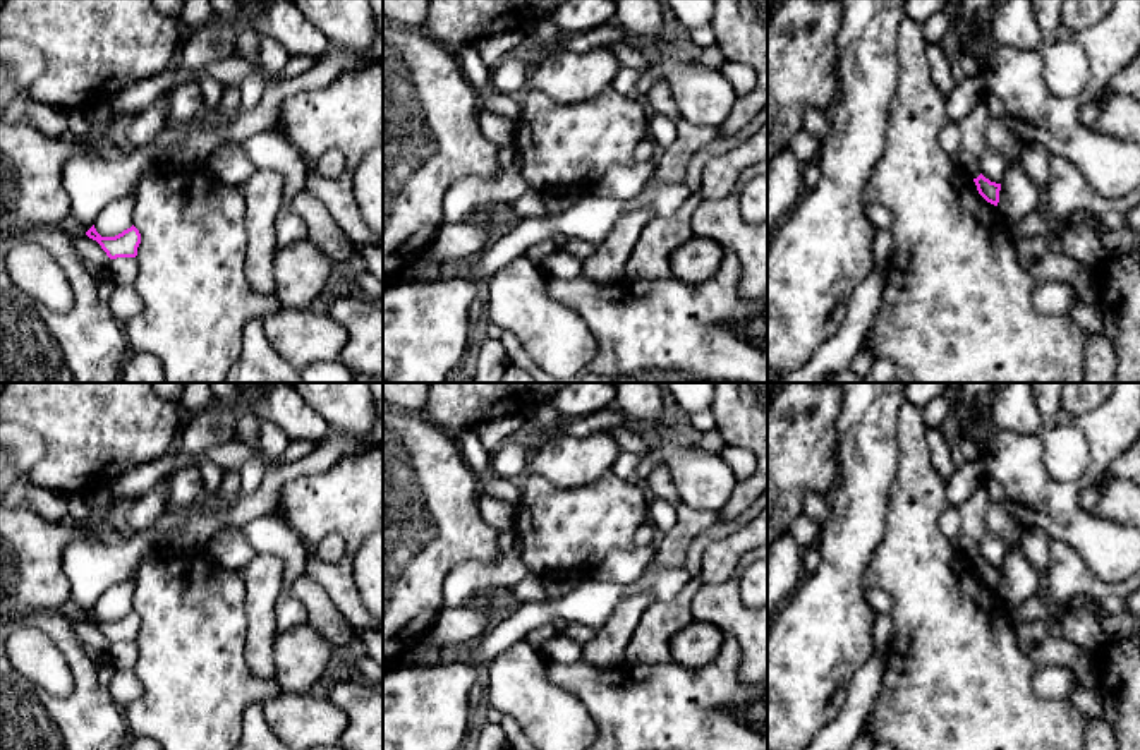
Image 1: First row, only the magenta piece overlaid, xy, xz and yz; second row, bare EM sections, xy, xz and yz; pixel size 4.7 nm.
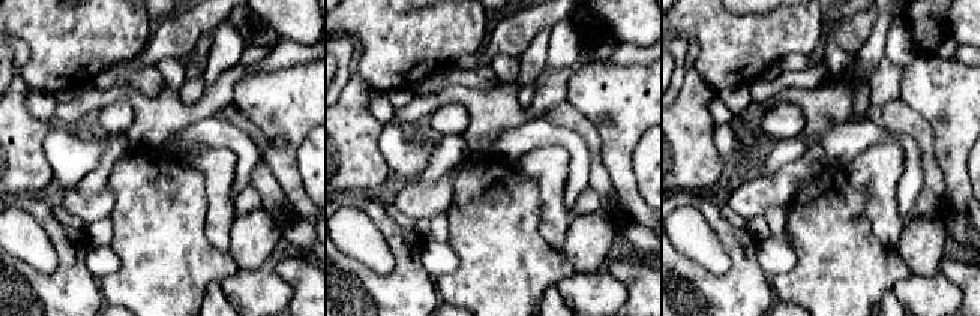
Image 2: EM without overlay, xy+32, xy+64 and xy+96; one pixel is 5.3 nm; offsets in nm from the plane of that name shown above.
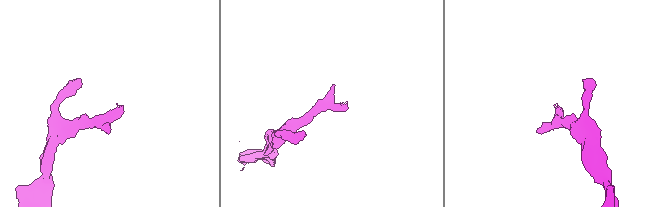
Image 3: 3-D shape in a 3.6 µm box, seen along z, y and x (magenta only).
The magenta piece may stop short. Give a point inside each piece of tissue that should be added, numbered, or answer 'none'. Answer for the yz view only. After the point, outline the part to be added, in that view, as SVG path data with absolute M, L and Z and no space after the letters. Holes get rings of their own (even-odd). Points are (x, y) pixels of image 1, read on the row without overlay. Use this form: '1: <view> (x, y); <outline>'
1: yz (974, 510); M980 484L958 508L961 515L961 529L955 537L955 547L972 563L980 559L979 541L989 530L987 510L991 506L985 484Z

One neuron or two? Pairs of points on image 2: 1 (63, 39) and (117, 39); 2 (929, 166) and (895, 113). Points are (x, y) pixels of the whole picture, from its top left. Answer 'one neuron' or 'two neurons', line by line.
1: one neuron
2: one neuron

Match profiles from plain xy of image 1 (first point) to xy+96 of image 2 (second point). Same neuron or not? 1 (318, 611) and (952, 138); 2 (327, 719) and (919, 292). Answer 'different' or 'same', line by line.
1: different
2: same

